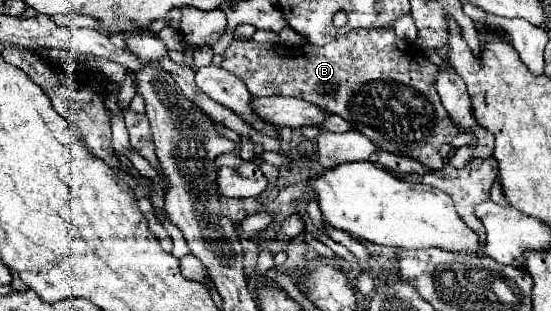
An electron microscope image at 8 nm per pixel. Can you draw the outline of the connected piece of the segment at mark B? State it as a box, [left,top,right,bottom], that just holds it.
[222,29,464,171]

